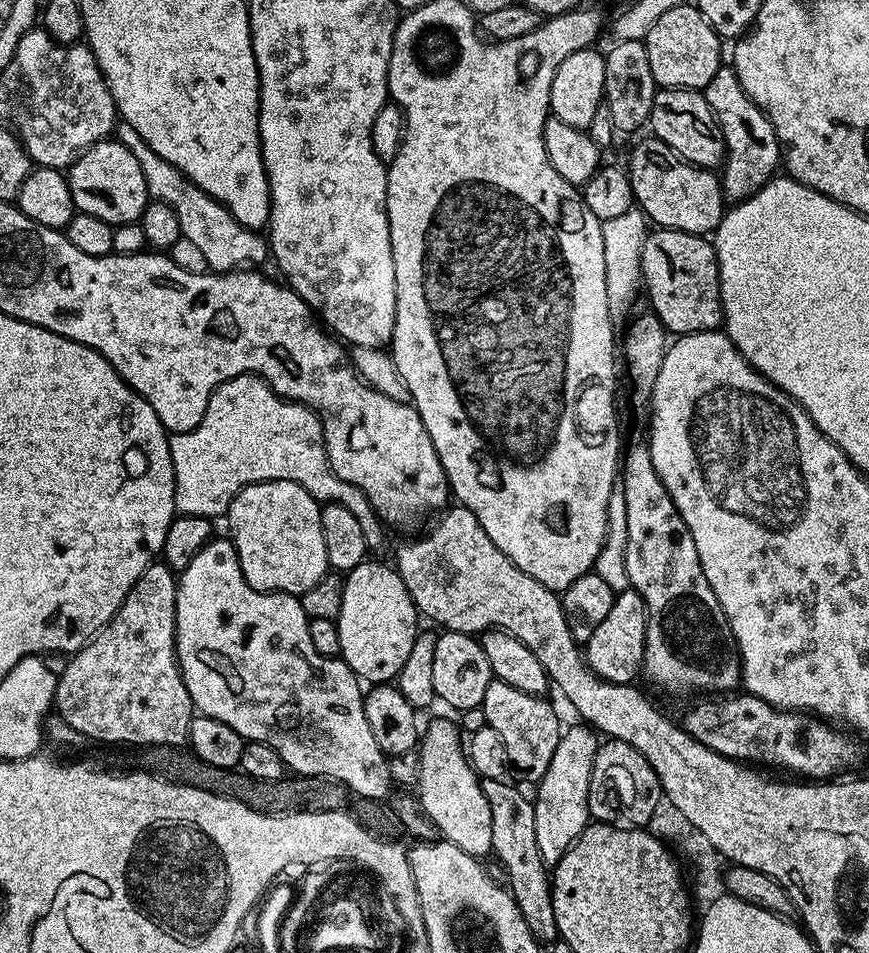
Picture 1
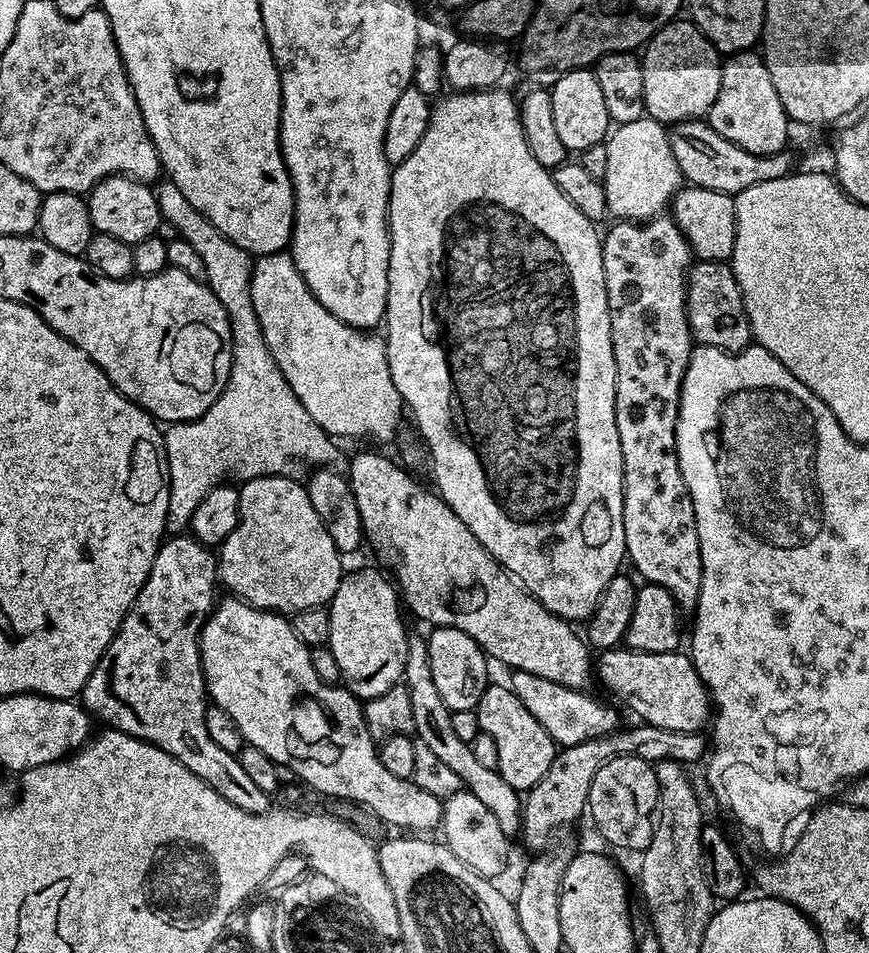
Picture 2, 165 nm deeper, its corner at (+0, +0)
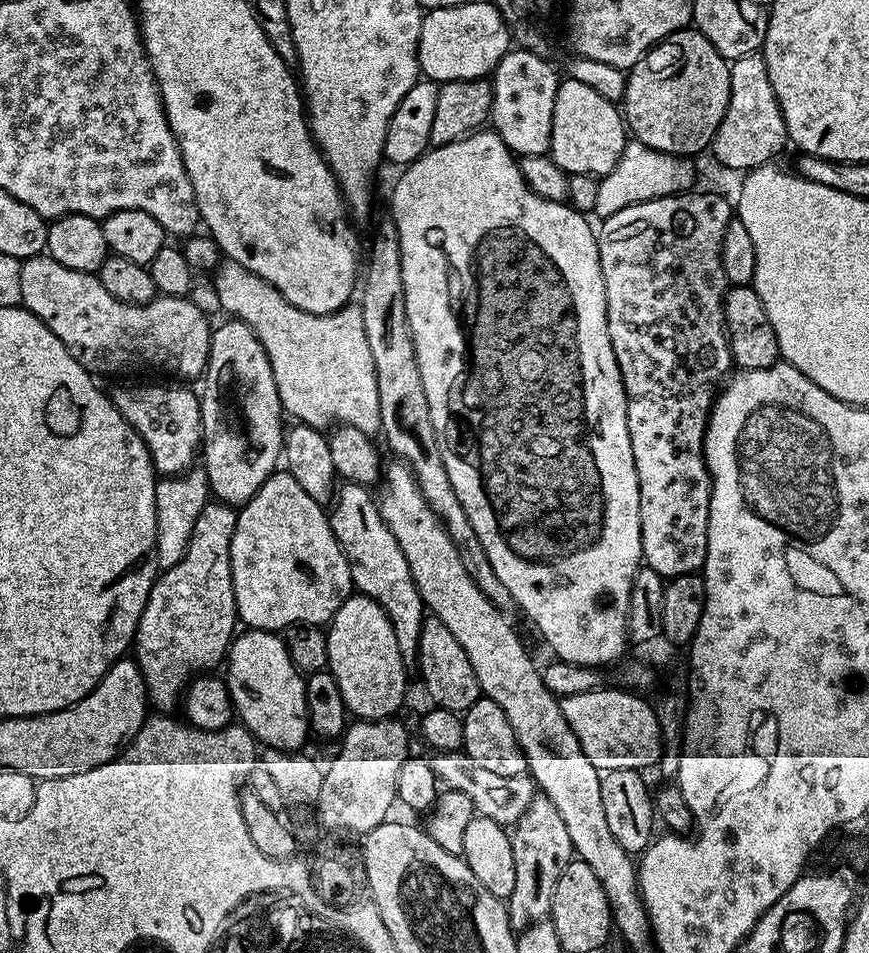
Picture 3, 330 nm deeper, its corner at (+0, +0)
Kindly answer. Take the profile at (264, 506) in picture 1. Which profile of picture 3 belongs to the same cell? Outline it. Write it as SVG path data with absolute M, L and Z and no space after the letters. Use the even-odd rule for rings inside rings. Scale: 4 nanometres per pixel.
M287 470L273 472L270 479L262 482L258 494L254 494L254 498L250 498L250 502L246 502L244 507L237 511L234 538L230 542L230 570L232 571L237 617L243 623L245 620L248 623L245 625L249 629L261 628L264 632L279 633L281 630L287 630L297 624L327 625L331 621L333 614L338 610L338 606L342 606L342 602L346 602L346 598L353 595L354 592L350 566L348 560L344 557L343 550L340 549L340 544L336 540L336 535L332 529L332 521L325 505L314 502L314 498L310 498L310 494L306 494L306 490L302 490L302 486L298 486L298 482L294 482L294 478Z

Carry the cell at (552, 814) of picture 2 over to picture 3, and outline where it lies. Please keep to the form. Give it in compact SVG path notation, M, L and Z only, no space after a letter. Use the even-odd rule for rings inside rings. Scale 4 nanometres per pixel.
M537 794L526 806L526 814L518 818L518 822L511 829L512 853L514 854L514 894L510 894L506 901L508 921L512 931L519 934L539 920L549 919L552 910L552 895L554 886L558 886L558 878L562 878L562 870L574 859L570 833L566 830L566 822L562 822L562 814L558 814L558 806L548 796Z

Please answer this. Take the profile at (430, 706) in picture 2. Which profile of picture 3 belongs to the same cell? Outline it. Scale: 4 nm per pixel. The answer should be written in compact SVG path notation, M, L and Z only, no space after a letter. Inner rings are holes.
M344 482L339 485L330 508L332 529L348 560L355 591L382 606L386 618L390 618L390 626L394 626L394 639L398 642L404 667L412 670L417 667L420 655L426 615L424 600L418 594L418 586L414 586L414 578L410 574L406 554L402 554L402 546L398 546L398 538L394 538L382 518L377 497L368 492L371 491L363 484Z

